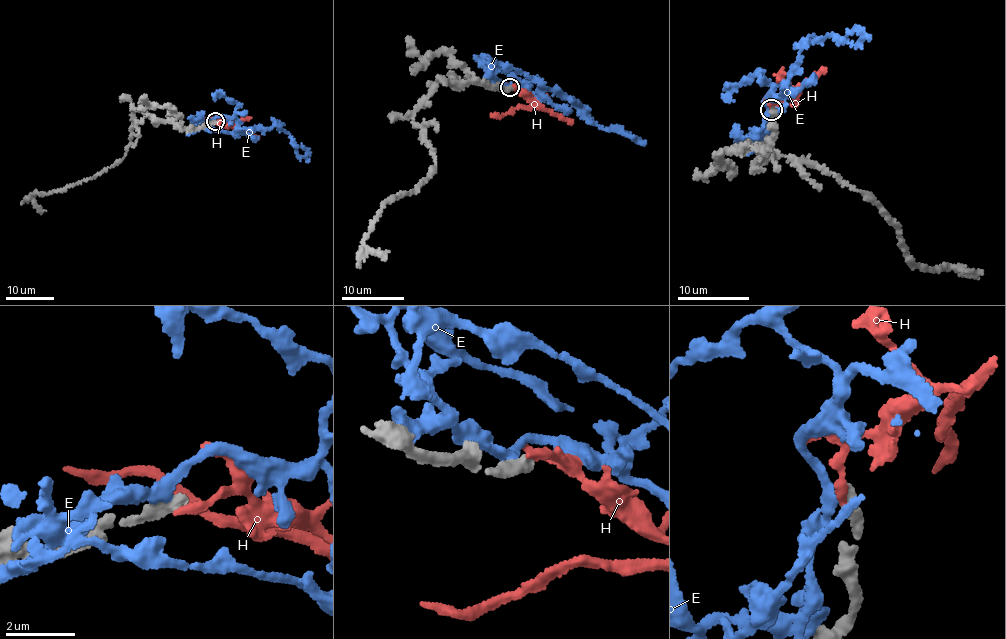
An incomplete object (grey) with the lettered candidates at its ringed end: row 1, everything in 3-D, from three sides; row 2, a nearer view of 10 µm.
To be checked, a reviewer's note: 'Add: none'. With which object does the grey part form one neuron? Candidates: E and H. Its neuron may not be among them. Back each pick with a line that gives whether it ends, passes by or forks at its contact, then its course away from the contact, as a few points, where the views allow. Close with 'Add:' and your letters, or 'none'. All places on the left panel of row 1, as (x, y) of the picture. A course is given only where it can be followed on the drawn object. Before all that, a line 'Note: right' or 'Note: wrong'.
Note: right
Add: none

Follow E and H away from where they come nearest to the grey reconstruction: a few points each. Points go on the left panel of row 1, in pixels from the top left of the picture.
E: (214, 122), (220, 115), (235, 117), (238, 129), (254, 130), (275, 123), (308, 163)
H: (215, 123), (224, 121), (236, 128), (199, 117)

